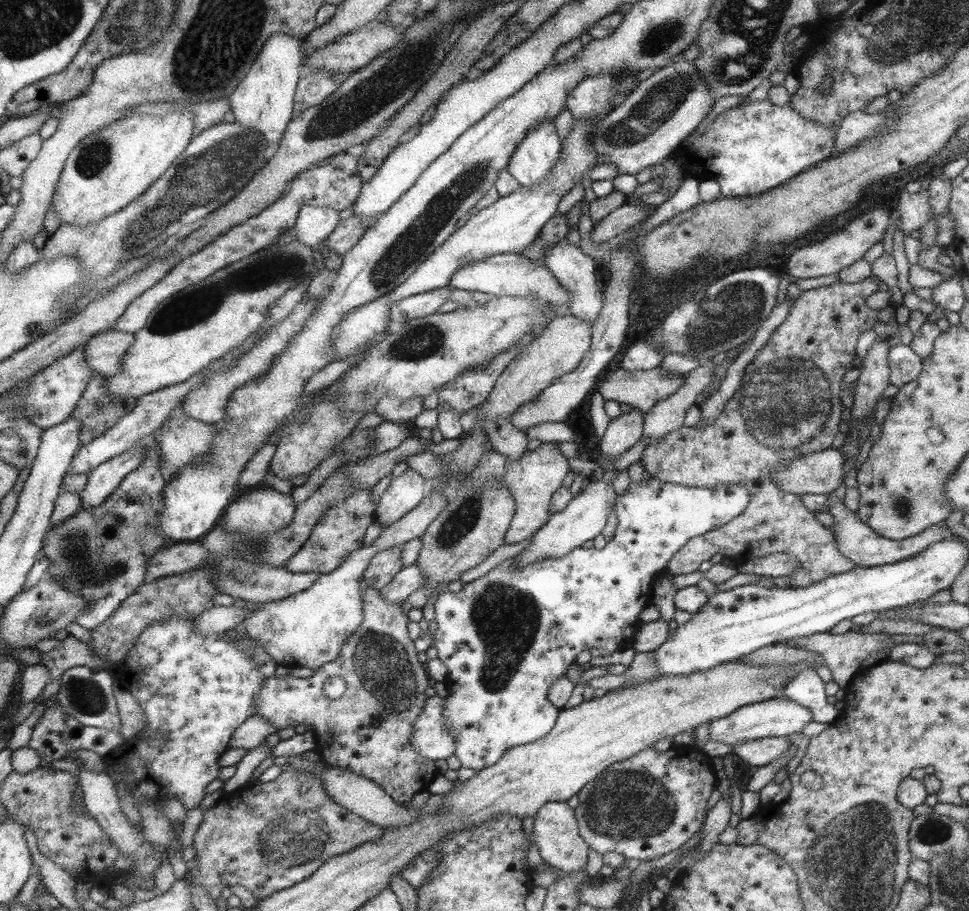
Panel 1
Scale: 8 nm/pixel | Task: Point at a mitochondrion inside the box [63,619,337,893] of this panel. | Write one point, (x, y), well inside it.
(291, 839)

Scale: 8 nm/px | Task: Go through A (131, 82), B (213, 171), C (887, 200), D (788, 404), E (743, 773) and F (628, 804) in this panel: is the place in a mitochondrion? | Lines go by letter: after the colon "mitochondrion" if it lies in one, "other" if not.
A: other
B: mitochondrion
C: other
D: mitochondrion
E: other
F: mitochondrion

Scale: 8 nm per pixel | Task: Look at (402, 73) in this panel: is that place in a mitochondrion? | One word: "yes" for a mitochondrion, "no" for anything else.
yes

